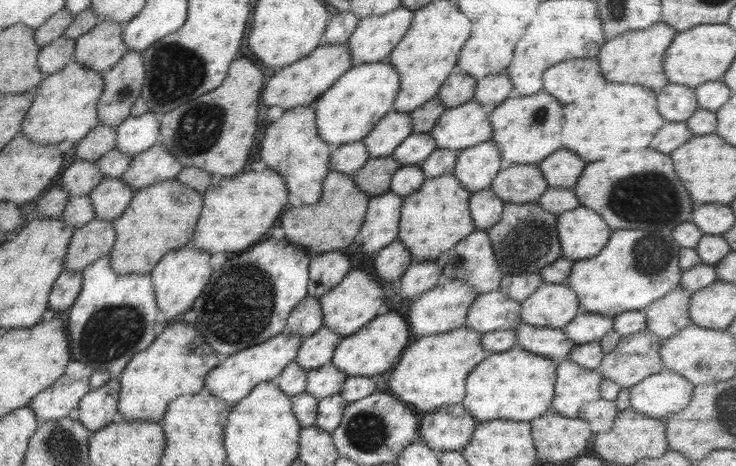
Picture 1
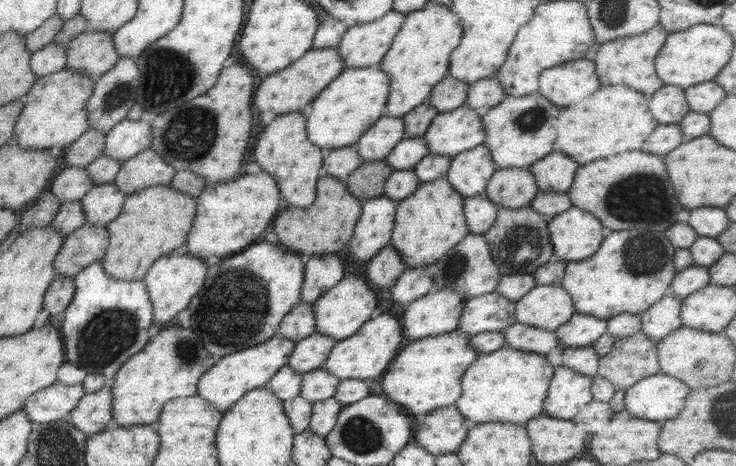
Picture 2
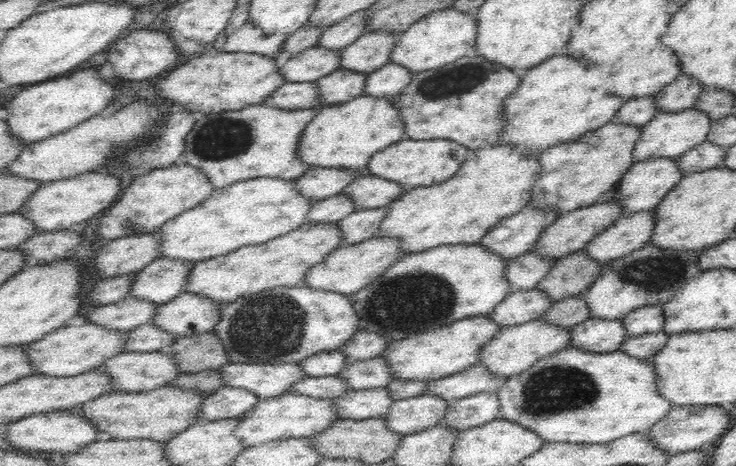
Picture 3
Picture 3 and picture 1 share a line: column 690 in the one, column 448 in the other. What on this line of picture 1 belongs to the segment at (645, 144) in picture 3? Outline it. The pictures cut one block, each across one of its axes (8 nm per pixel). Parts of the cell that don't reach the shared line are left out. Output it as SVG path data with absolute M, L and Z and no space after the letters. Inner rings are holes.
M467 101L446 108L428 132L437 149L462 151L490 140L492 128L483 105Z

